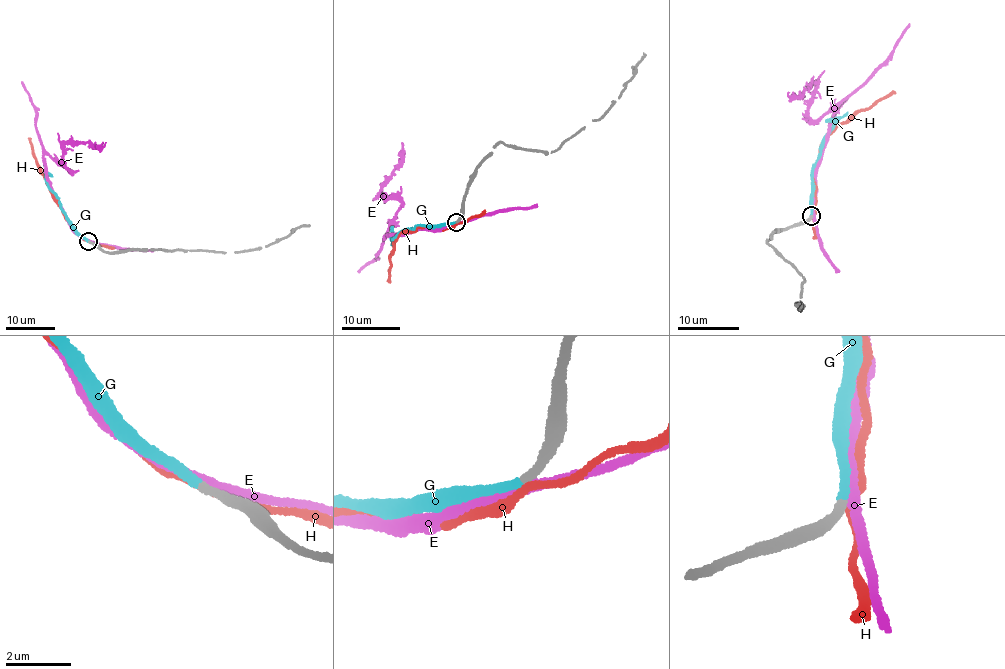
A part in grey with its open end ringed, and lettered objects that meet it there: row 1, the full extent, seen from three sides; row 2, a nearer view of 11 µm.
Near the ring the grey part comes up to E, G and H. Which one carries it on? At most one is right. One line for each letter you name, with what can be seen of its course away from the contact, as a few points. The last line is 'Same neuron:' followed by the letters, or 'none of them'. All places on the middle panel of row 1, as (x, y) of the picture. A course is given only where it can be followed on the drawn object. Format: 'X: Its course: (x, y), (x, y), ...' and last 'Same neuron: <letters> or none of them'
G: Its course: (457, 221), (406, 229), (390, 244)
Same neuron: G

